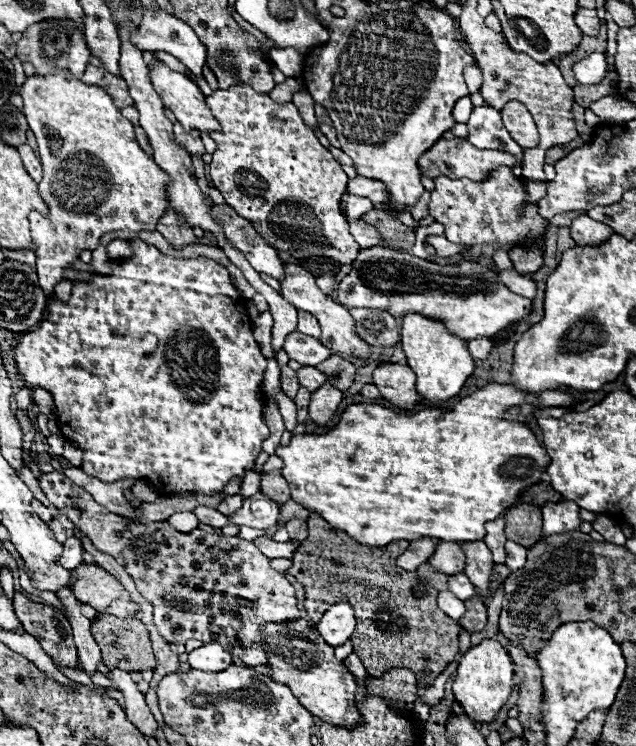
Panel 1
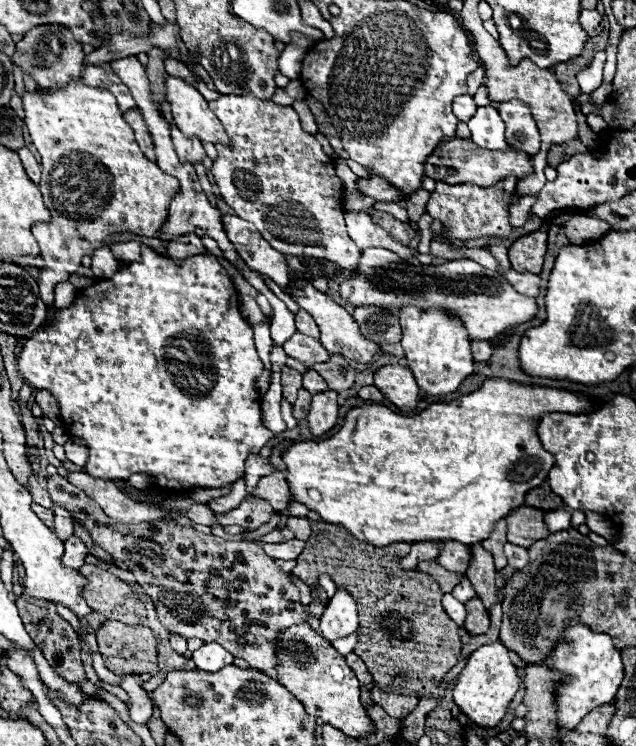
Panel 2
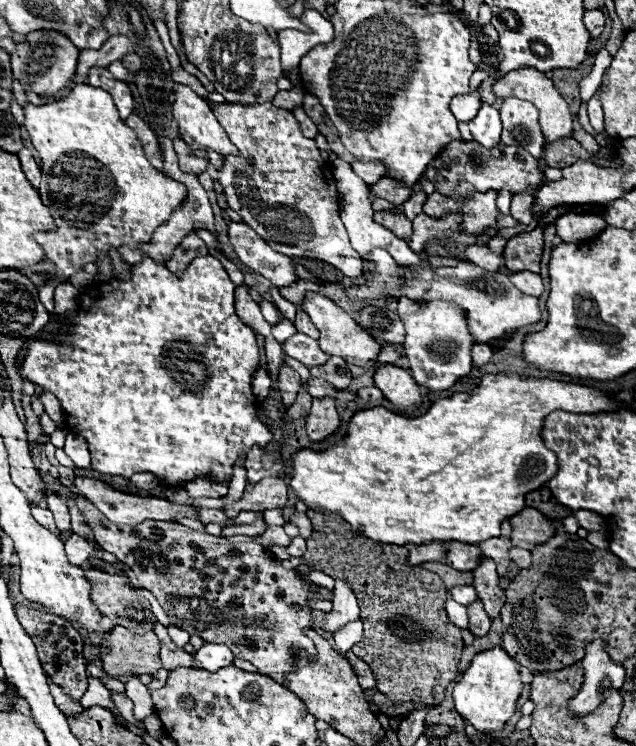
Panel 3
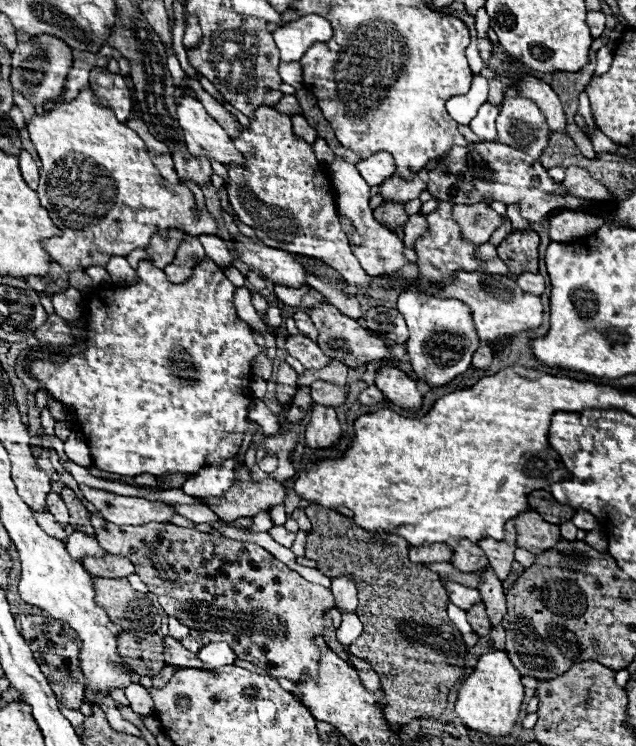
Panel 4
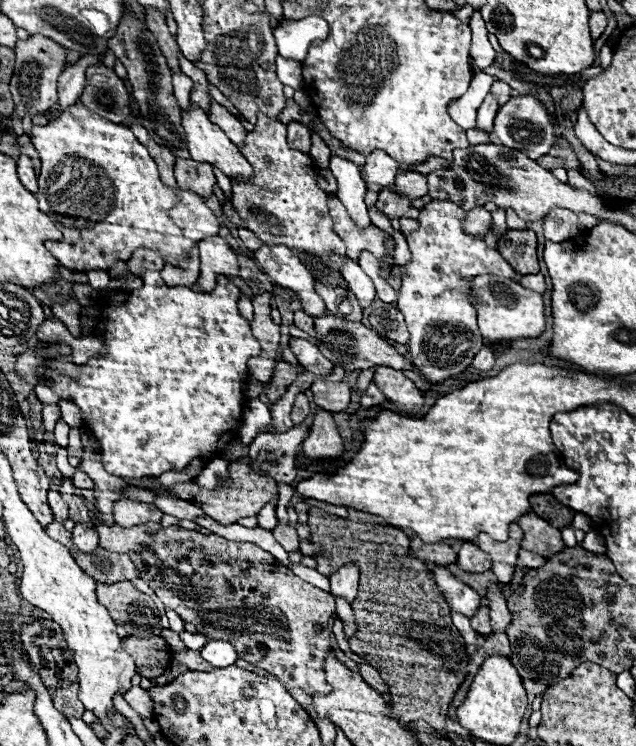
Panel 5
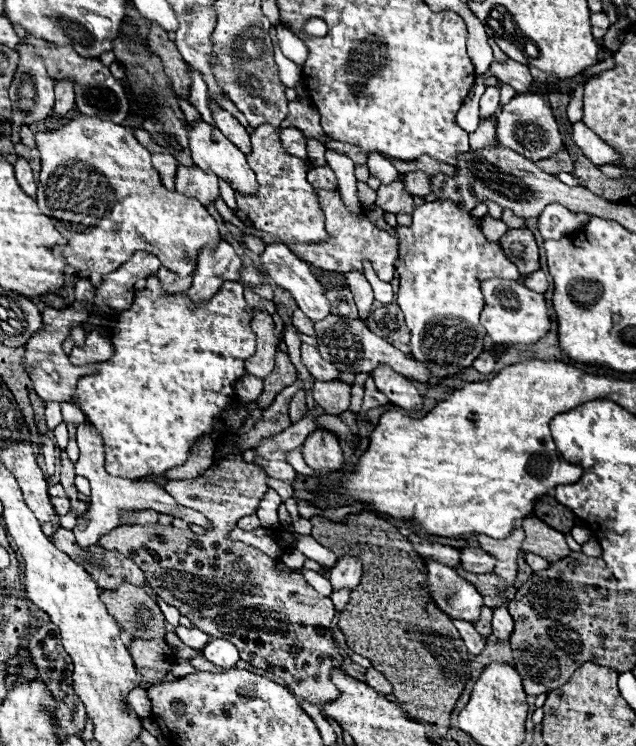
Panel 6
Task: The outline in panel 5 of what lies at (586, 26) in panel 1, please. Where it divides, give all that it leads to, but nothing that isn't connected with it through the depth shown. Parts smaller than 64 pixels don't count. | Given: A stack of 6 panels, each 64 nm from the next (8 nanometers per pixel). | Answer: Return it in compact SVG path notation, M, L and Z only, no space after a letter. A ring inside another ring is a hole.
M592 12L590 14L590 30L592 30L592 38L598 40L604 30L606 30L606 16L602 12Z

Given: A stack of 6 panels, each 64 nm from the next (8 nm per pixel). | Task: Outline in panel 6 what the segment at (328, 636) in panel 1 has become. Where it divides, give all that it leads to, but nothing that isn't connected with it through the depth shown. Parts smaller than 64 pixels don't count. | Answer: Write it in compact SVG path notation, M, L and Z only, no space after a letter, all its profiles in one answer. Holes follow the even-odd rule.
M340 556L334 570L330 570L330 582L334 590L356 588L362 576L362 562L354 556Z

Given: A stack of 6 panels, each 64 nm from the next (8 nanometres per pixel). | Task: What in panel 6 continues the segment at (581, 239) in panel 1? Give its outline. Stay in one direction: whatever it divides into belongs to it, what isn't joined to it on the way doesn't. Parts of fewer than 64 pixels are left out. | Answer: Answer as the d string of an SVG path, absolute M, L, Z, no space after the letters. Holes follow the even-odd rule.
M550 204L538 216L538 230L546 240L560 240L562 236L570 236L580 230L588 222L588 214L570 212L560 204Z

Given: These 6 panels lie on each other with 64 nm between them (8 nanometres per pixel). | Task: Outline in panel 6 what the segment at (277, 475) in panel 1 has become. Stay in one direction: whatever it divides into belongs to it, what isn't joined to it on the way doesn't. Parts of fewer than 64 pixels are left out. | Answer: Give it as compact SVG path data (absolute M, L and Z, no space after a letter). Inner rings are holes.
M228 454L218 462L218 468L210 468L194 480L172 480L164 486L166 492L179 504L202 512L210 520L210 528L206 530L206 534L194 534L162 524L134 524L110 530L100 538L100 546L130 556L144 570L148 586L152 586L164 602L176 606L182 616L190 618L192 624L202 628L202 632L206 632L208 636L230 640L240 650L240 658L244 662L284 678L292 694L304 698L306 702L312 702L322 710L322 704L328 704L330 700L340 696L338 688L330 680L330 674L334 668L344 666L342 650L336 646L332 634L332 600L320 596L298 570L284 566L278 558L270 558L254 546L228 538L230 530L236 528L236 522L242 516L256 512L256 502L260 502L260 488L262 496L268 490L264 478L266 474L262 472L262 468L246 462L240 454Z

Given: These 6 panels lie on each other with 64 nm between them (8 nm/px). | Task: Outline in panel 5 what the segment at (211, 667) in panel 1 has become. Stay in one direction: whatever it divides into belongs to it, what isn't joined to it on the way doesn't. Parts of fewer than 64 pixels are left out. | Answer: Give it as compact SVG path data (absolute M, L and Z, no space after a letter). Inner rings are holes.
M210 640L202 650L202 658L210 662L214 668L226 668L232 666L238 660L236 648L226 640Z

